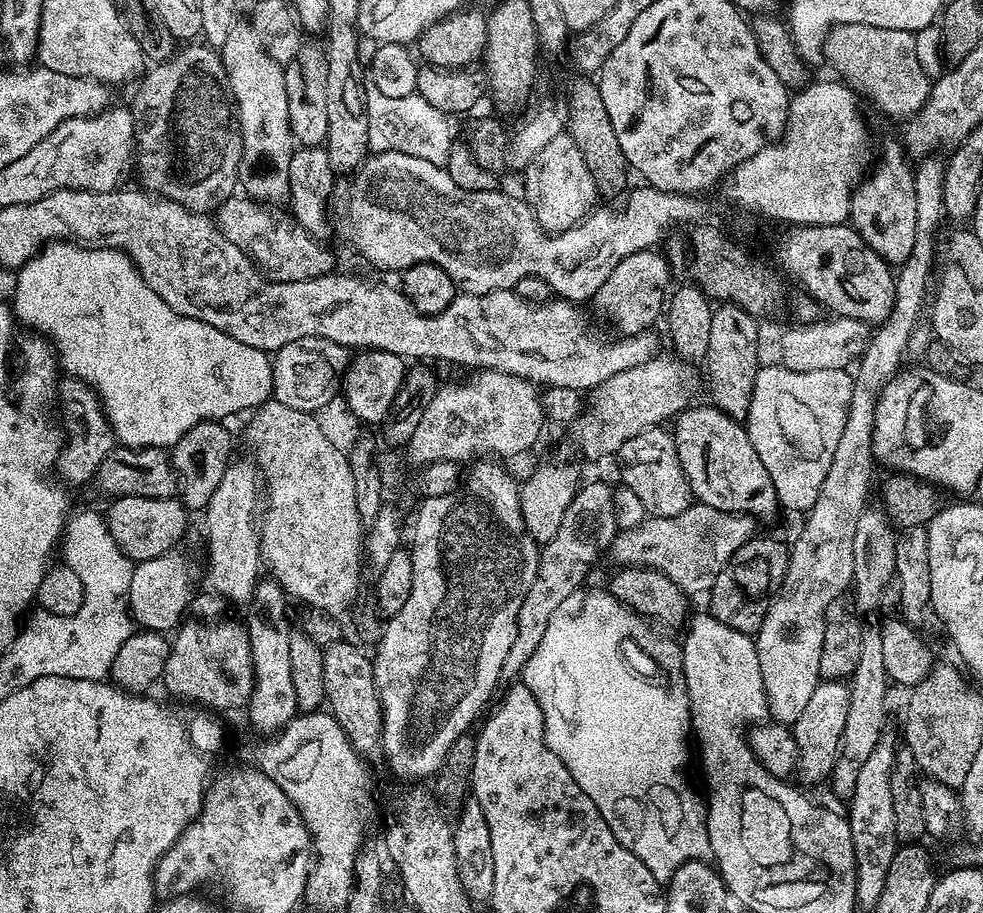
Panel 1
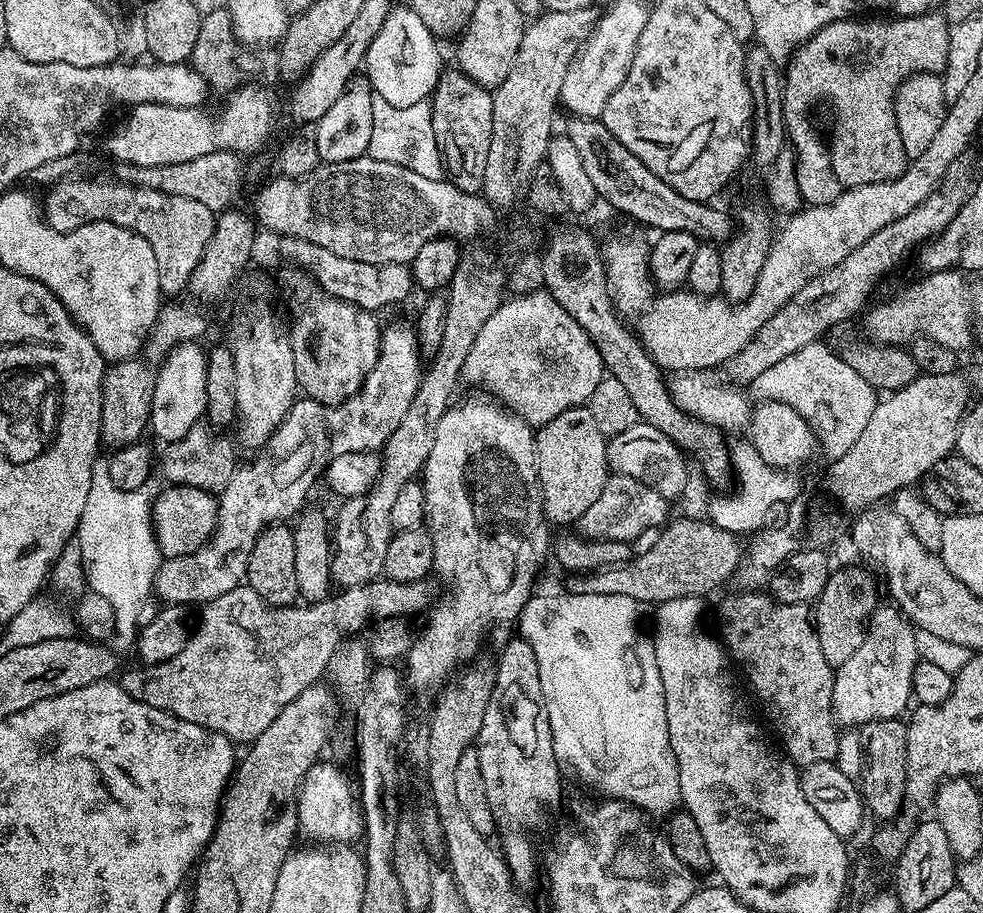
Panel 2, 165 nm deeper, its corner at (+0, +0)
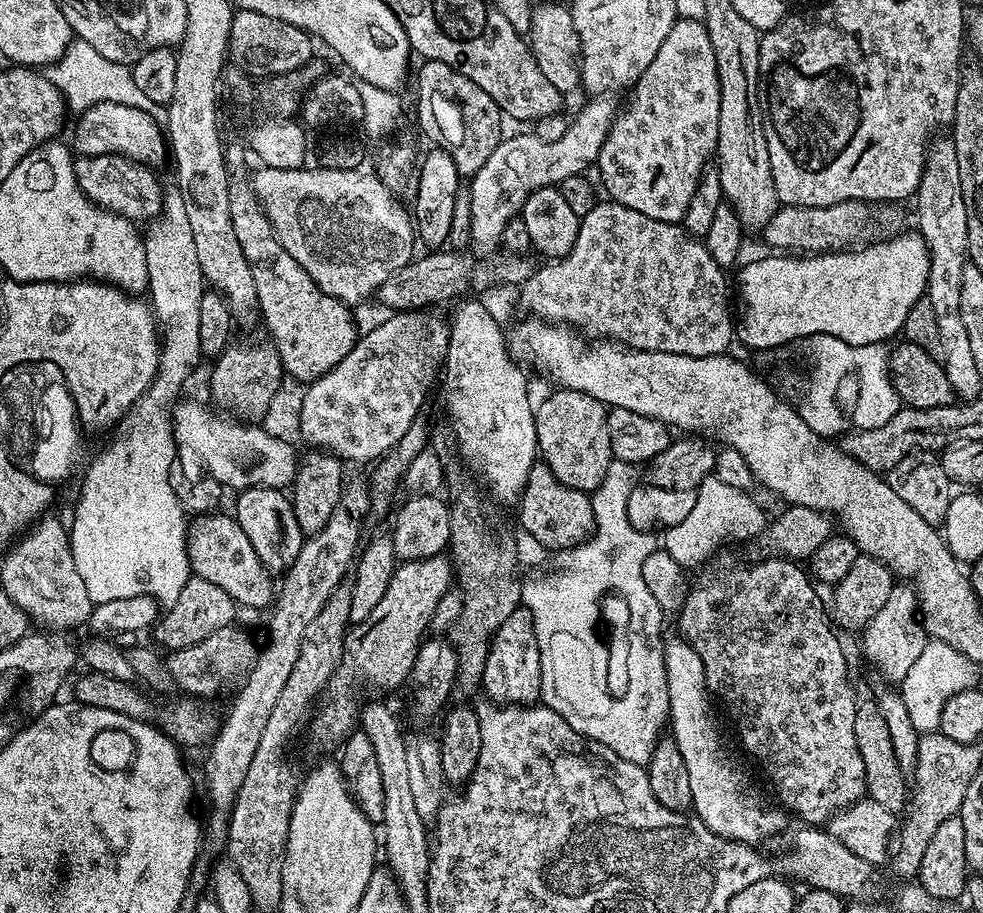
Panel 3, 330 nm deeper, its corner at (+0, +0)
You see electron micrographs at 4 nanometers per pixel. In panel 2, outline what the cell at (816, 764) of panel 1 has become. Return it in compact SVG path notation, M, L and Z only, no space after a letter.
M878 606L872 611L862 646L858 646L858 650L854 650L854 655L846 658L846 662L842 662L835 669L832 677L832 712L836 715L837 725L863 726L875 720L895 720L905 715L909 707L908 700L913 699L912 675L918 663L916 633L908 617L897 607Z

